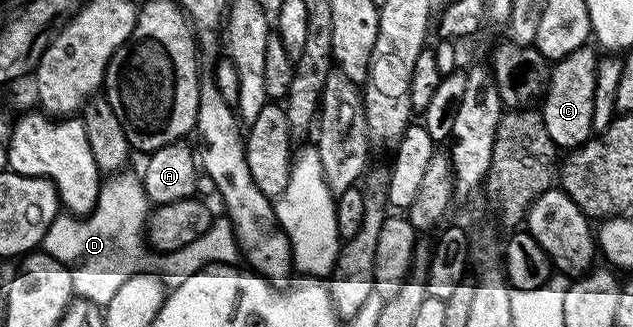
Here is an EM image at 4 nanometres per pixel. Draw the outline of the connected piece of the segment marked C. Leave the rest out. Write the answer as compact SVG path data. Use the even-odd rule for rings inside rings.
M584 45L576 48L563 59L554 62L550 68L548 87L539 111L544 119L544 127L548 135L559 149L565 147L564 150L569 151L584 145L594 132L595 75L599 55L590 47L592 46Z

